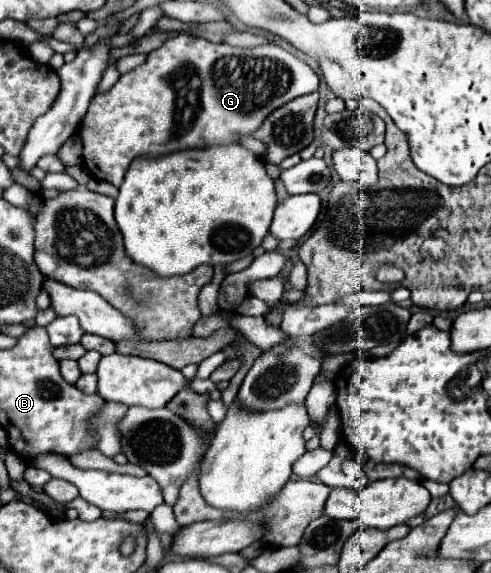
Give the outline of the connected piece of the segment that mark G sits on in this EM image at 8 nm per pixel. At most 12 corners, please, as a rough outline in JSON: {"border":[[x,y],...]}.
{"border":[[180,33],[92,99],[84,165],[234,143],[316,89],[278,45]]}

